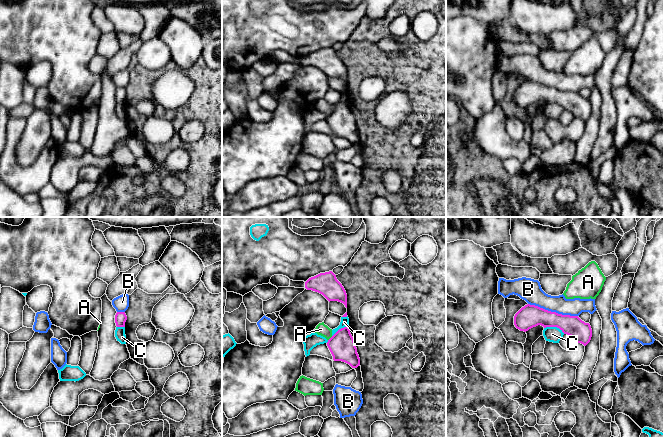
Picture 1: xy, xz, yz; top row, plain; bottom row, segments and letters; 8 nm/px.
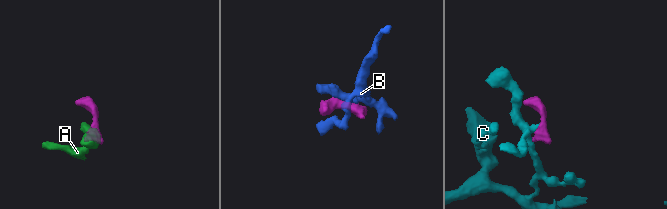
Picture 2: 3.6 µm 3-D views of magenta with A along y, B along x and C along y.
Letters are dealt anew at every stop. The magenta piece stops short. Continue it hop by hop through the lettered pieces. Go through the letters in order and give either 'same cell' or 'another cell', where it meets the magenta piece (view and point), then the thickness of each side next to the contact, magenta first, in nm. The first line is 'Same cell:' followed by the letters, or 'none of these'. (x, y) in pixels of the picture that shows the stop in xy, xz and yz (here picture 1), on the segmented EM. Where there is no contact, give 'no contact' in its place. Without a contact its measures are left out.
Same cell: none of these
A: another cell; meets magenta in xz at (330, 338); 200 nm thick on the magenta side, 100 nm on the other
B: another cell; meets magenta in yz at (553, 312); 190 nm thick on the magenta side, 170 nm on the other
C: another cell; meets magenta in yz at (554, 326); 190 nm thick on the magenta side, 130 nm on the other

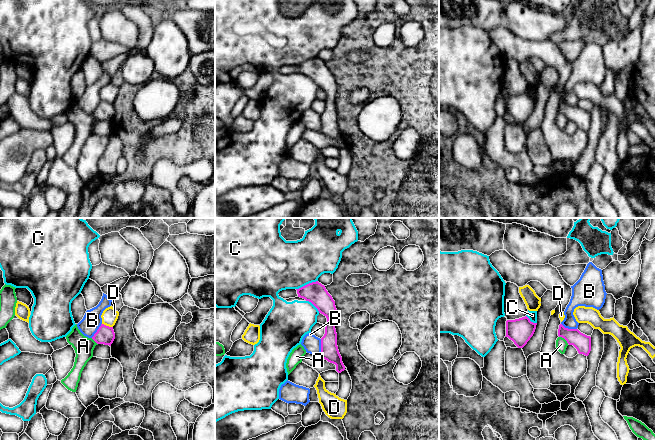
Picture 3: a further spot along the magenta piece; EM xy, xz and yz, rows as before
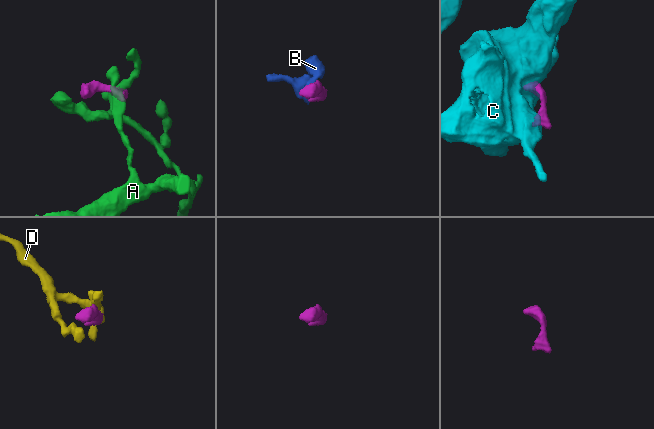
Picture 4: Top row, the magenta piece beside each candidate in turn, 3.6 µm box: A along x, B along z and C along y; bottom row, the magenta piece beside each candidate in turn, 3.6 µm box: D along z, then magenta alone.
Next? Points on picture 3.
Same cell: none of these
A: another cell; meets magenta in yz at (564, 338); 140 nm thick on the magenta side, 100 nm on the other
B: another cell; meets magenta in xz at (321, 347); 140 nm thick on the magenta side, 140 nm on the other
C: another cell; meets magenta in xz at (307, 284); 170 nm thick on the magenta side, 380 nm on the other
D: another cell; meets magenta in xy at (107, 326); 150 nm thick on the magenta side, 130 nm on the other

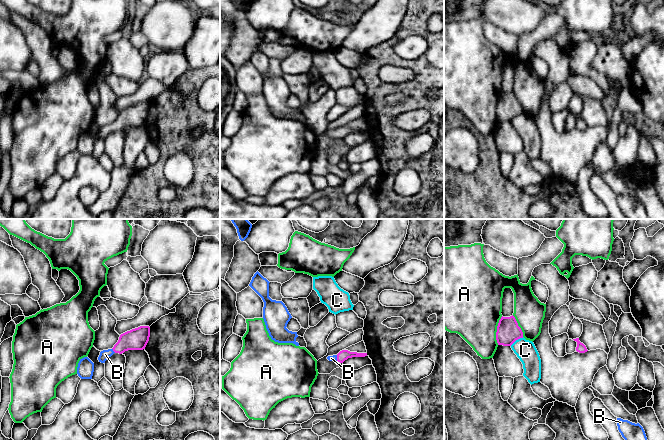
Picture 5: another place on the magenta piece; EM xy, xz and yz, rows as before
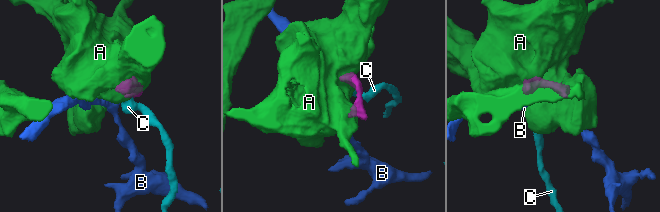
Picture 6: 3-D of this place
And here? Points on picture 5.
Same cell: B
A: another cell; meets magenta in yz at (497, 330); 190 nm thick on the magenta side, 440 nm on the other
B: same cell; meets magenta in xy at (113, 350); 180 nm thick on the magenta side, 80 nm on the other
C: another cell; meets magenta in yz at (516, 339); 190 nm thick on the magenta side, 160 nm on the other

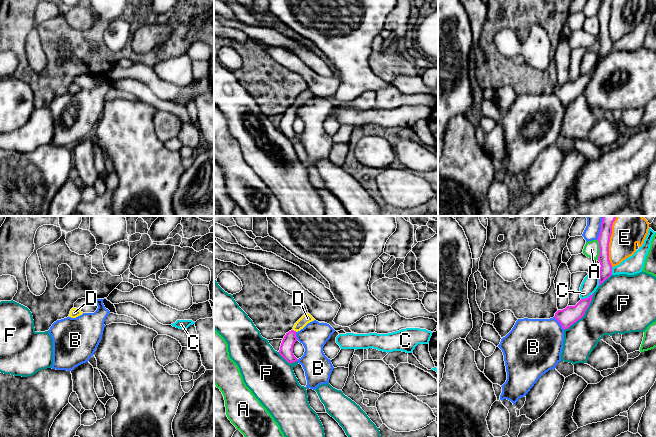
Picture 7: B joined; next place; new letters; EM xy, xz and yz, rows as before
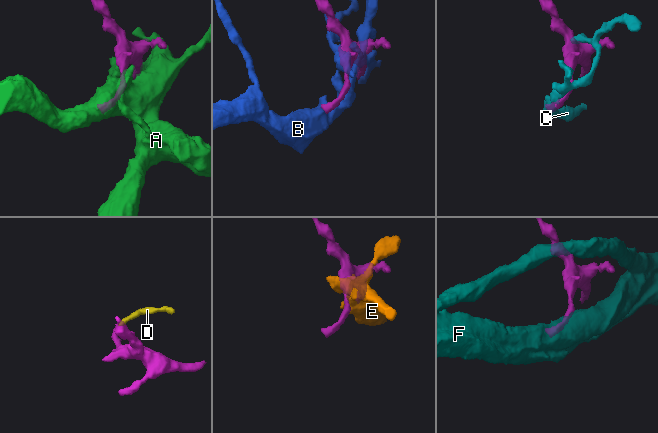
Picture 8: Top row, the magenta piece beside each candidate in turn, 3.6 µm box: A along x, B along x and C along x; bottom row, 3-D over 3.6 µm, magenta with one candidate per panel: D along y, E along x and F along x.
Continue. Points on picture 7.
Same cell: D
A: another cell; meets magenta in yz at (599, 248); 100 nm thick on the magenta side, 130 nm on the other
B: another cell; meets magenta in yz at (559, 322); 140 nm thick on the magenta side, 400 nm on the other
C: another cell; meets magenta in yz at (588, 297); 140 nm thick on the magenta side, 130 nm on the other
D: same cell; meets magenta in xz at (295, 331); 110 nm thick on the magenta side, 80 nm on the other
E: another cell; meets magenta in yz at (609, 241); 110 nm thick on the magenta side, 260 nm on the other
F: another cell; meets magenta in yz at (584, 313); 140 nm thick on the magenta side, 380 nm on the other

